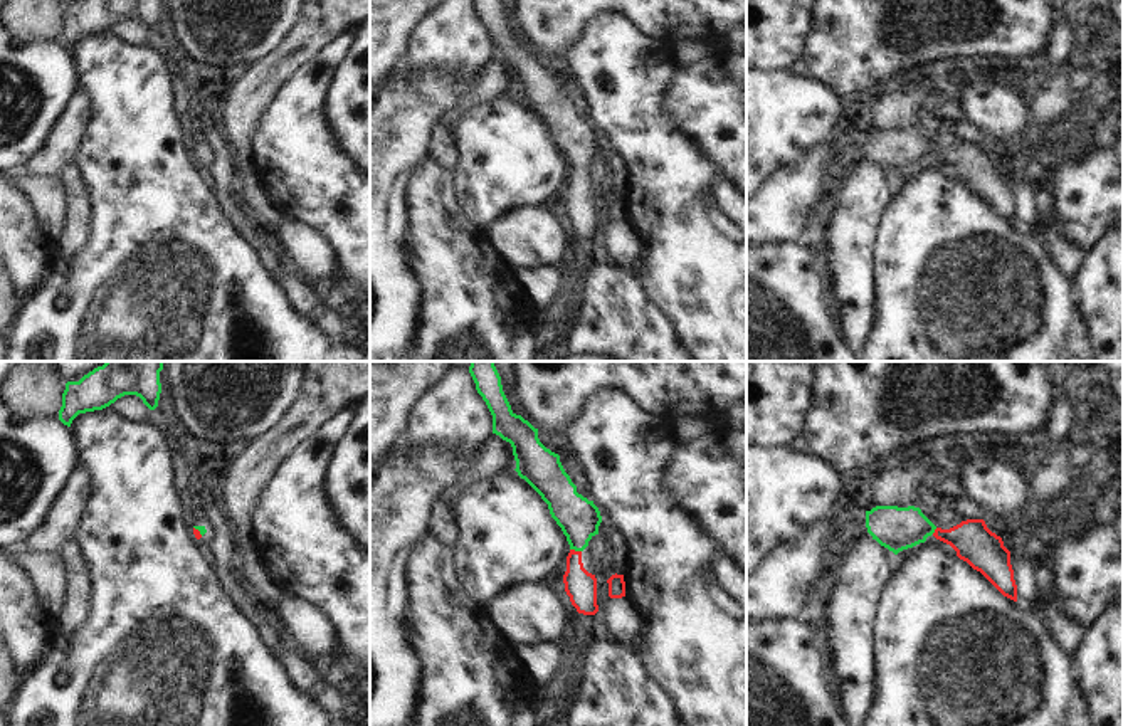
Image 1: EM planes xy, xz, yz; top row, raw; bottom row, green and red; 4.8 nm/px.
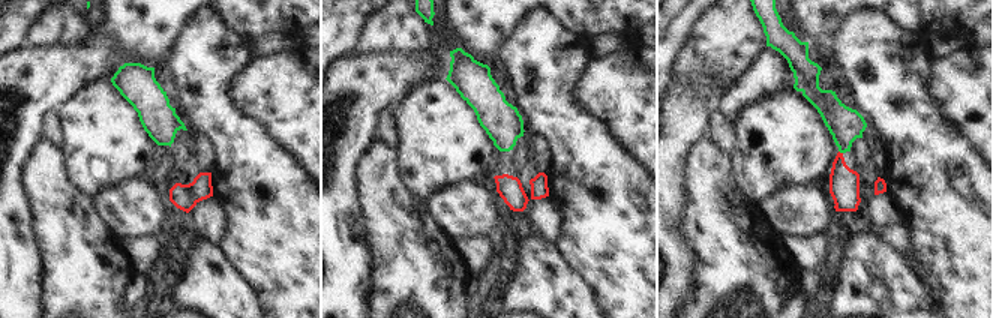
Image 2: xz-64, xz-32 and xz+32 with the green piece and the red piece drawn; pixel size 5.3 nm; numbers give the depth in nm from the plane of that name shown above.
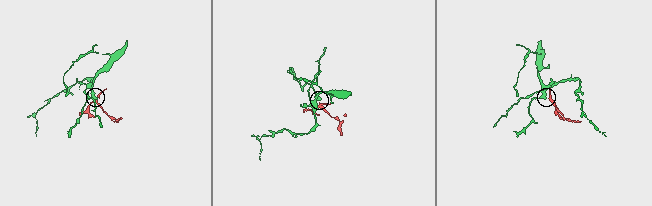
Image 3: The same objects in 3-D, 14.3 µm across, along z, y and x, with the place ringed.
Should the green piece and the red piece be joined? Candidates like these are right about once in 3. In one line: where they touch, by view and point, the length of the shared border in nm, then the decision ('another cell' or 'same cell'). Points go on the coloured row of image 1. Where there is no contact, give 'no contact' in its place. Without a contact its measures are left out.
xz (575, 550) | 60 nm | same cell

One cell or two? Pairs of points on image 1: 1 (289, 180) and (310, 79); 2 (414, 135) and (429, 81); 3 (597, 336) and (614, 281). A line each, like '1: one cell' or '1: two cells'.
1: one cell
2: one cell
3: one cell

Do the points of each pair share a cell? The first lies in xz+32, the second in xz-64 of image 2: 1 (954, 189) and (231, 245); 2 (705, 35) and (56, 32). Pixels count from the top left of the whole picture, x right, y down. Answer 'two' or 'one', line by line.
1: one
2: one

